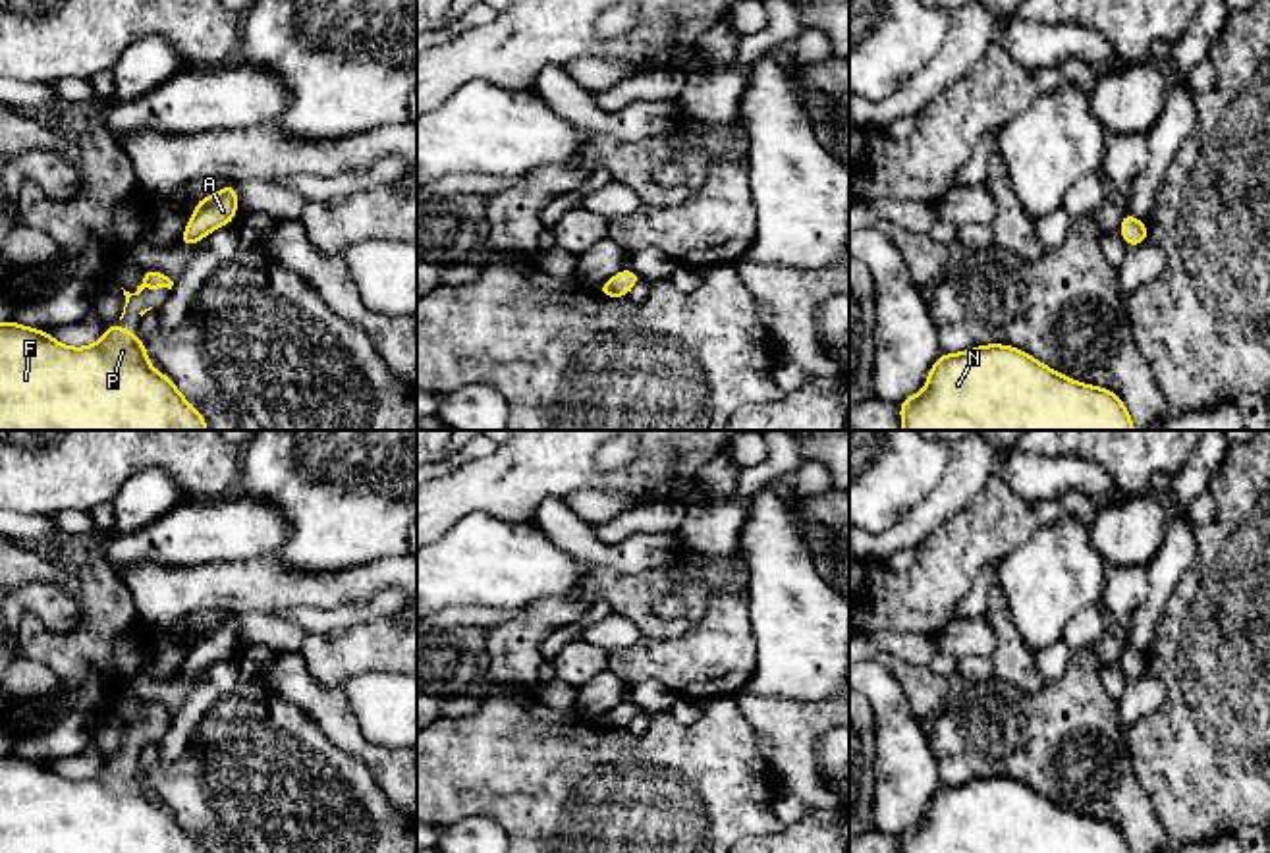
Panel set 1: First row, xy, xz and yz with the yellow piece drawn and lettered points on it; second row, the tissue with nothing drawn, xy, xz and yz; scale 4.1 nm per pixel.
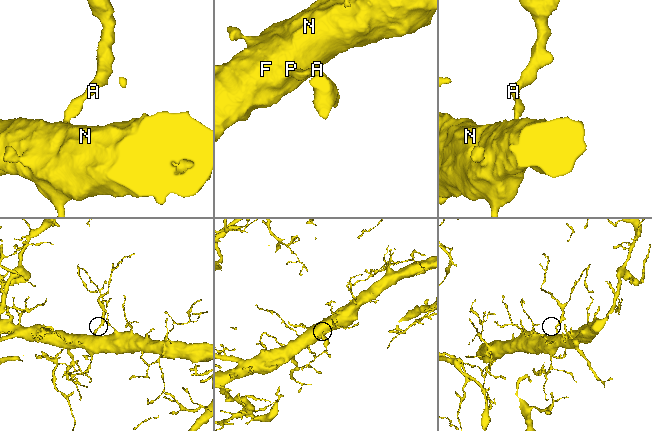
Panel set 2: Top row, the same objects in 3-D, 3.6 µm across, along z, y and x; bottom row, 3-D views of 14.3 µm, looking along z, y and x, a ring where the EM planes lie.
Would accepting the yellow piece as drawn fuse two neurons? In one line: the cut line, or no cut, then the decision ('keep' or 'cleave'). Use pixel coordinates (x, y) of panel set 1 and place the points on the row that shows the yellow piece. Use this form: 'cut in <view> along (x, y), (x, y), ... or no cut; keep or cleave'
no cut; keep

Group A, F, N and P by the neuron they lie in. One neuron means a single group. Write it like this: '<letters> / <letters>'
A F N P

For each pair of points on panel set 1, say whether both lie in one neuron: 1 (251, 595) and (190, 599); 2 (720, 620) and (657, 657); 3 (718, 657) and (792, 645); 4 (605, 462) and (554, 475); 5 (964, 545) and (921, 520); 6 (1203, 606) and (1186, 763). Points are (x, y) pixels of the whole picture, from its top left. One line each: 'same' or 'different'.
1: same
2: same
3: different
4: different
5: different
6: same

